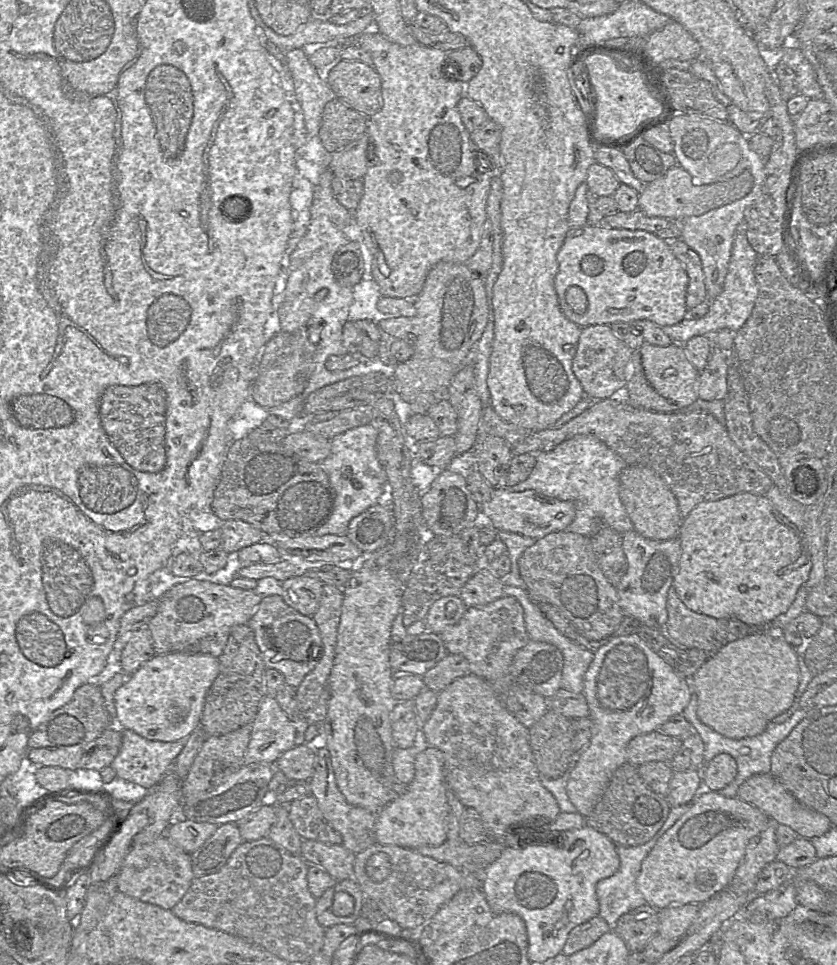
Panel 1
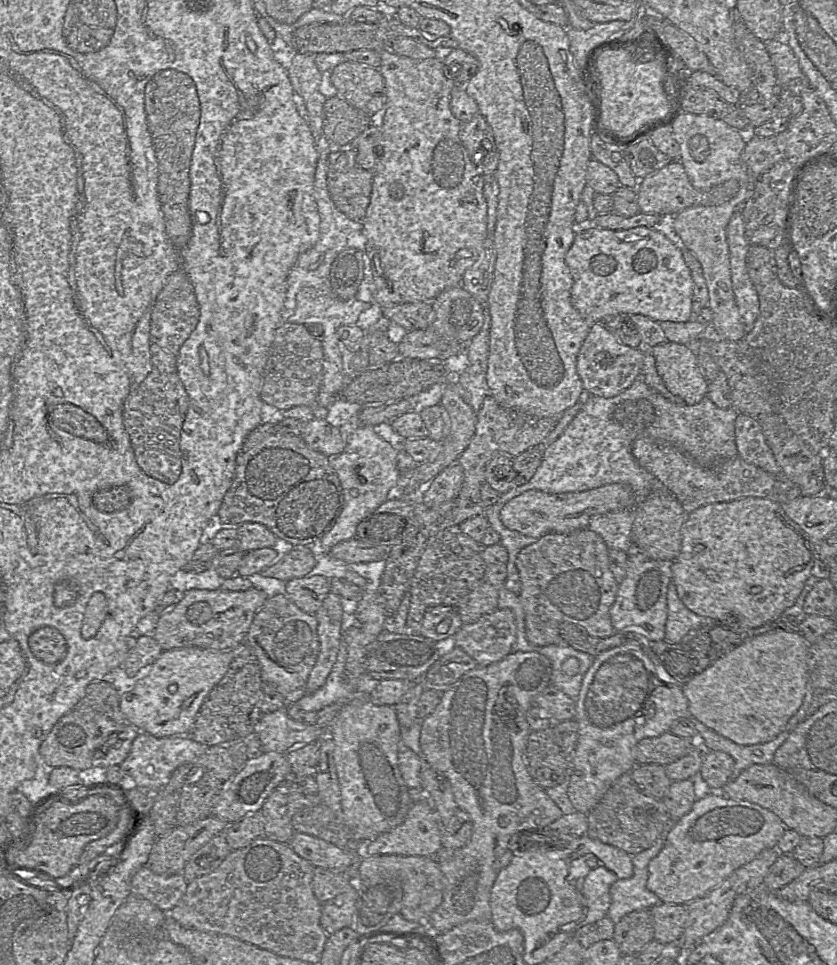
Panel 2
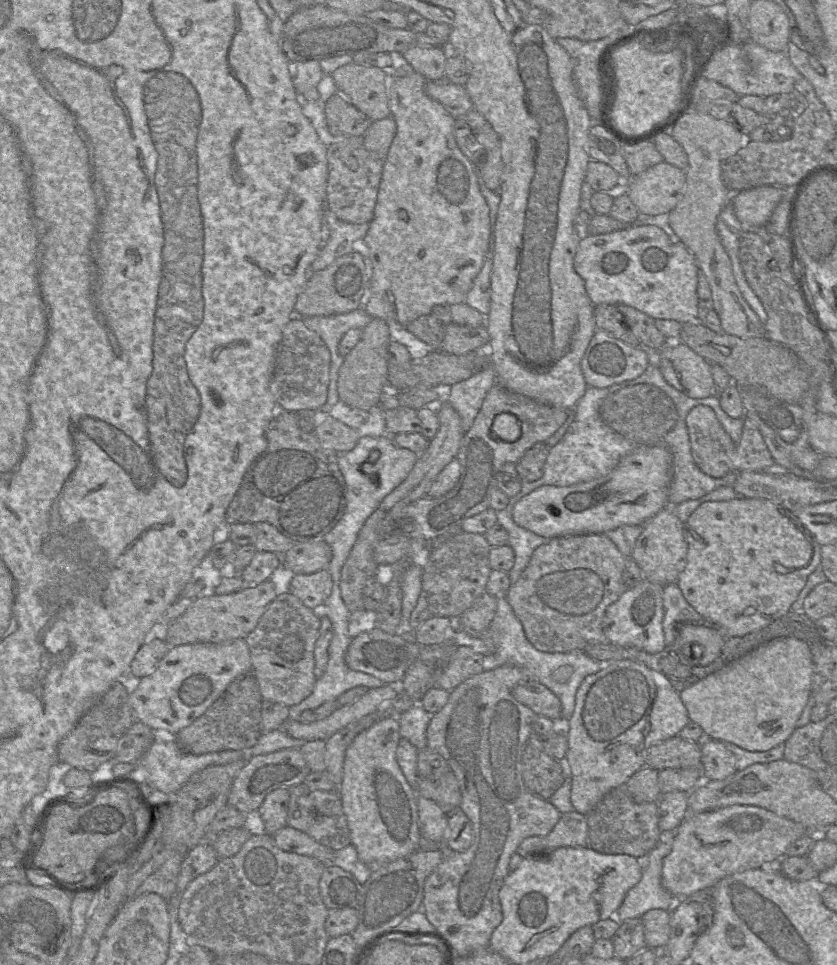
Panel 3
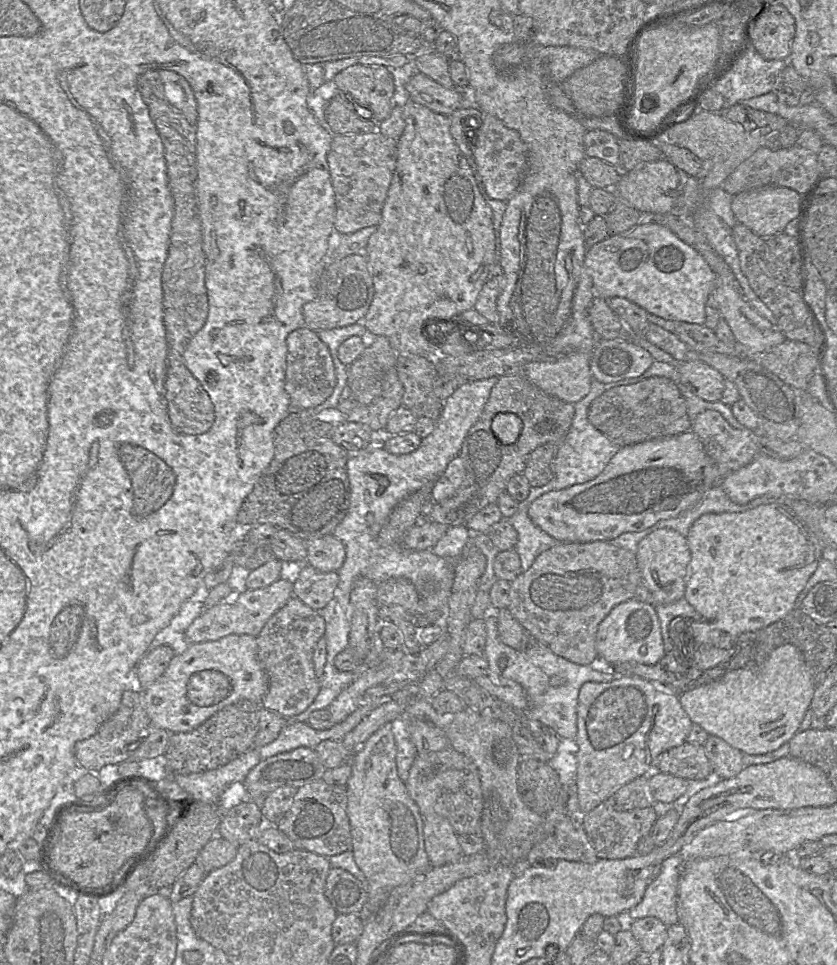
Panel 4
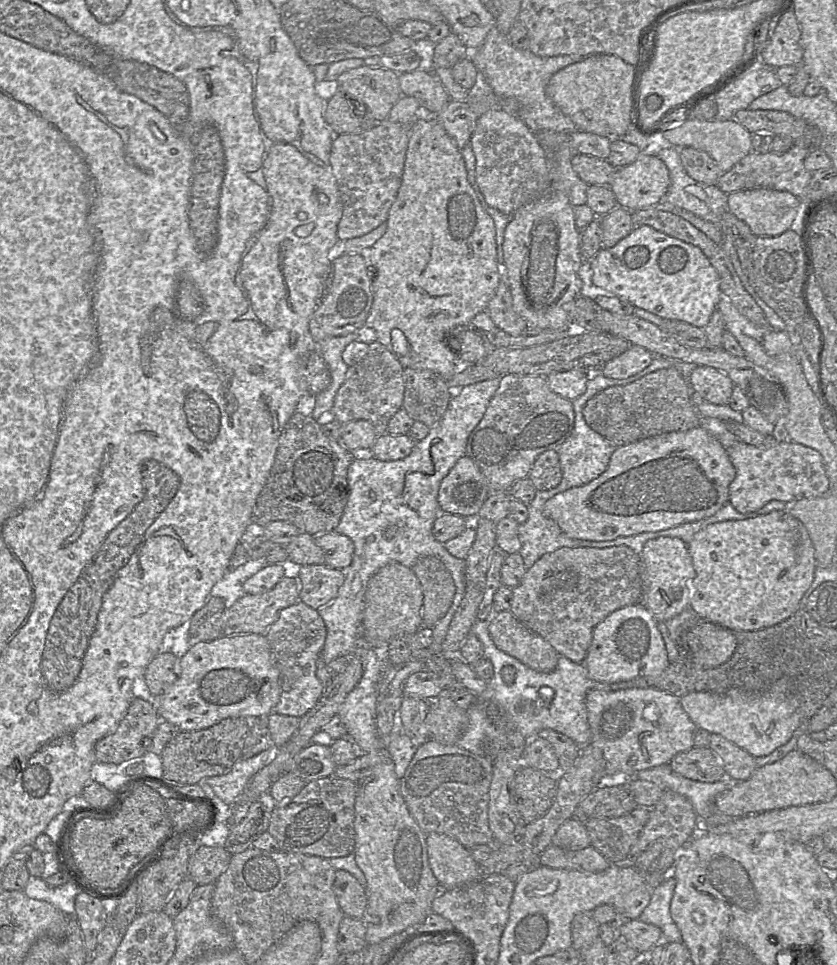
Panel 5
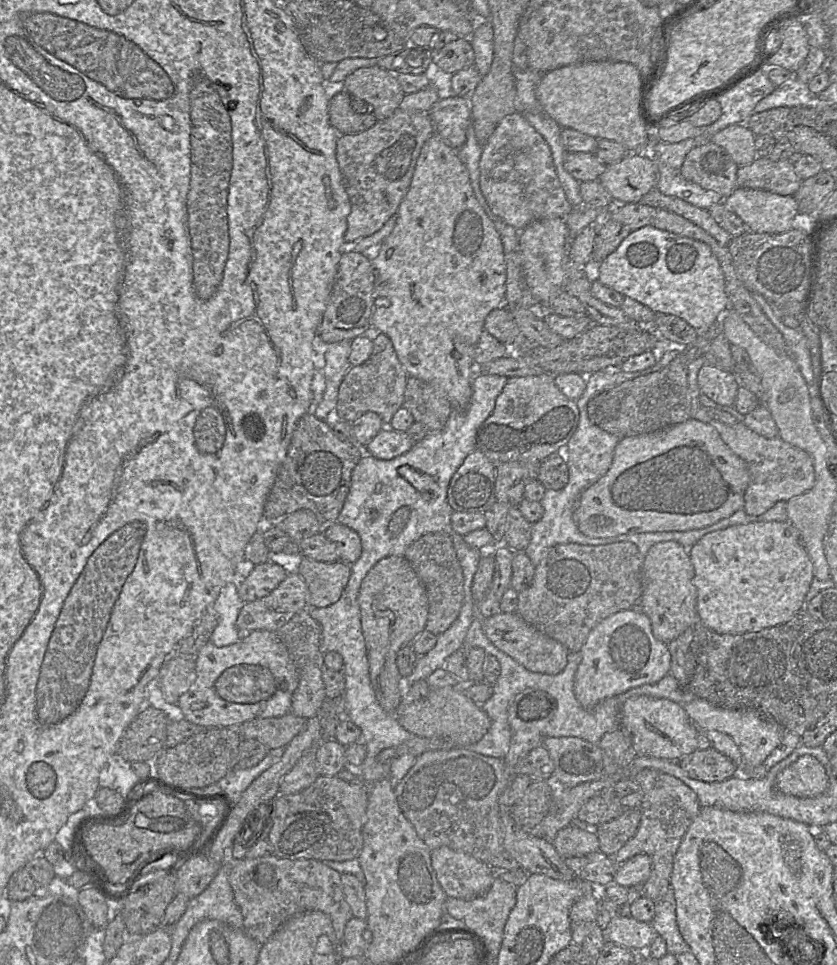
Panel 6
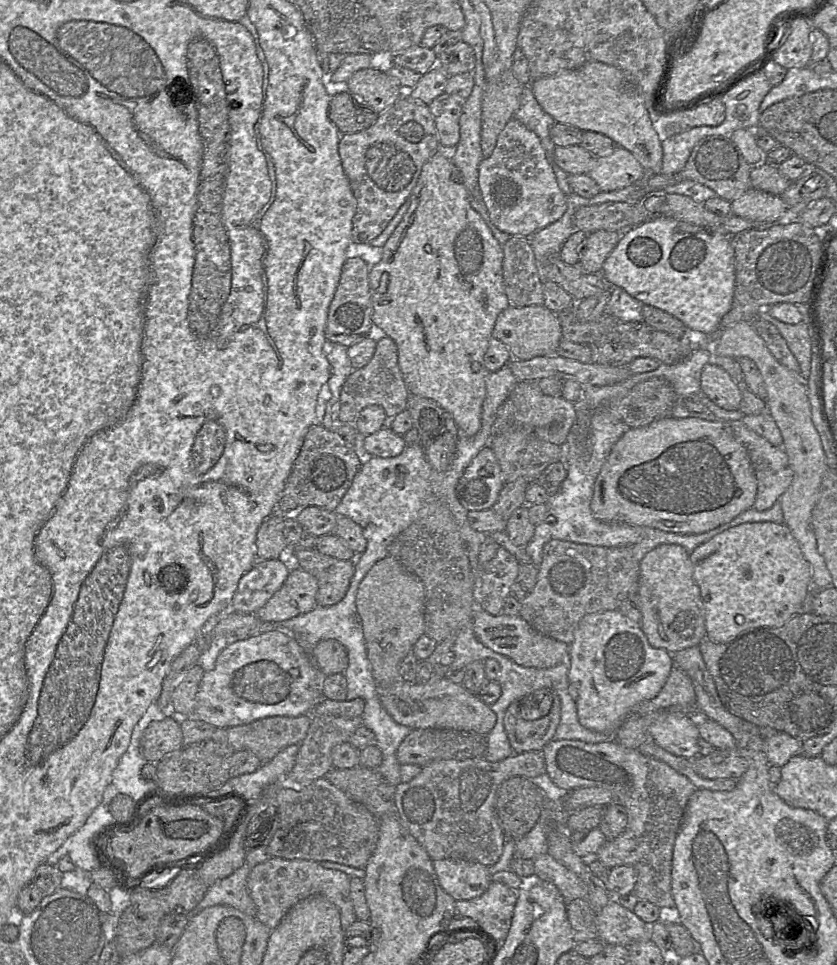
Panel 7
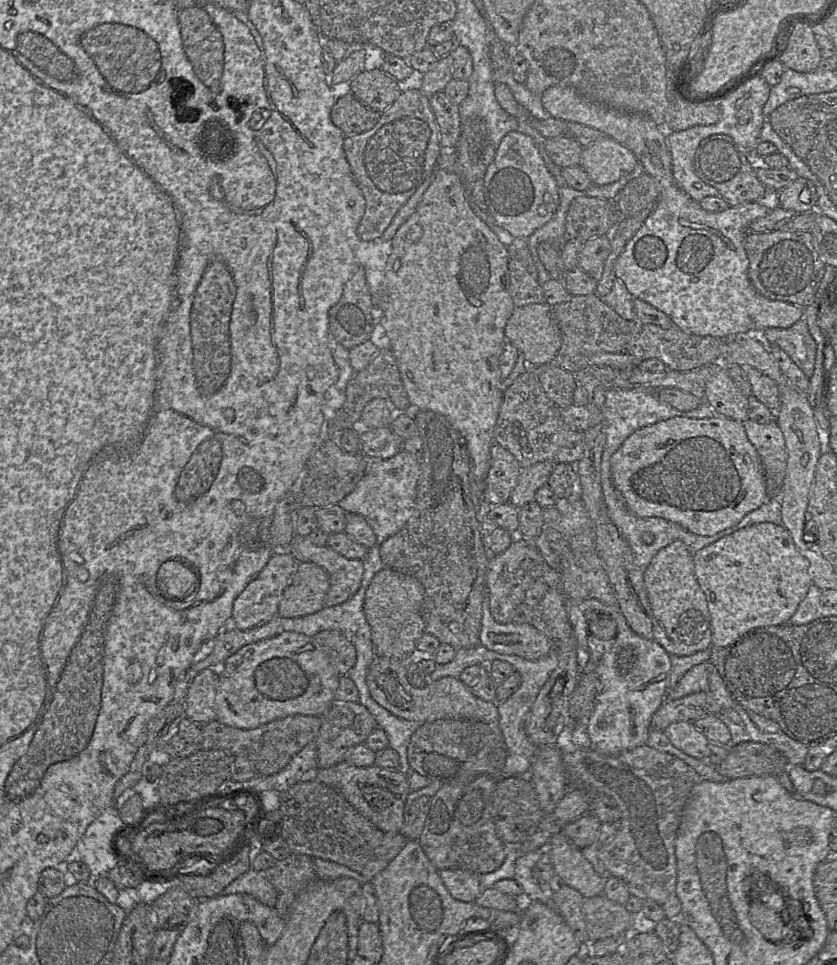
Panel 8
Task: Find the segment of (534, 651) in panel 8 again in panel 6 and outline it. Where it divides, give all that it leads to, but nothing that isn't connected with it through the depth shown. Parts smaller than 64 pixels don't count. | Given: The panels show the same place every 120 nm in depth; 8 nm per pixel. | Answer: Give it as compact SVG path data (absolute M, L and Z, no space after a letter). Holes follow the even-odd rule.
M499 613L483 619L487 638L502 652L513 658L529 671L548 675L560 673L572 654L560 642L540 632L515 613Z

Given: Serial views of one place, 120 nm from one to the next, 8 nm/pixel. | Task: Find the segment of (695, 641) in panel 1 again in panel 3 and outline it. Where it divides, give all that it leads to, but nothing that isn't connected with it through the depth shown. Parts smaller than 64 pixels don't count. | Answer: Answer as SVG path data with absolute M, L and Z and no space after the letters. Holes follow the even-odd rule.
M676 583L664 586L663 589L664 621L666 639L674 644L679 630L685 623L713 625L708 623L684 598Z

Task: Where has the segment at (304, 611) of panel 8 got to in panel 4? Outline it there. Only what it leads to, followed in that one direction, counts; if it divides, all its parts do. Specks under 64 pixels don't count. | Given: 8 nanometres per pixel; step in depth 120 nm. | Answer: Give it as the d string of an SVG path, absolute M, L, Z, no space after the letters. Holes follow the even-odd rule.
M279 579L267 587L247 589L225 603L205 609L185 632L189 644L216 641L230 634L246 634L255 638L266 622L293 597L293 583Z

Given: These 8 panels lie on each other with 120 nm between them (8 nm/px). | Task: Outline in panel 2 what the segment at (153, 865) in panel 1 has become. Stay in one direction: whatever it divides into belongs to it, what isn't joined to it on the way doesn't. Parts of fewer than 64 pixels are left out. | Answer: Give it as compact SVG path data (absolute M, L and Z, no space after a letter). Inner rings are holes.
M141 867L131 881L131 893L169 913L183 897L188 883L182 873L159 875Z

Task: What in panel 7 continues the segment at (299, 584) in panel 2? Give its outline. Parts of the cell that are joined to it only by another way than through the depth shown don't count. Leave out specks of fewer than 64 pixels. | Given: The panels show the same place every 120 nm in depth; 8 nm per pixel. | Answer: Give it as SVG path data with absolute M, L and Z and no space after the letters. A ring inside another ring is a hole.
M295 548L294 557L297 567L317 579L317 606L333 606L345 597L355 573L353 560L339 560L324 555L315 548Z

